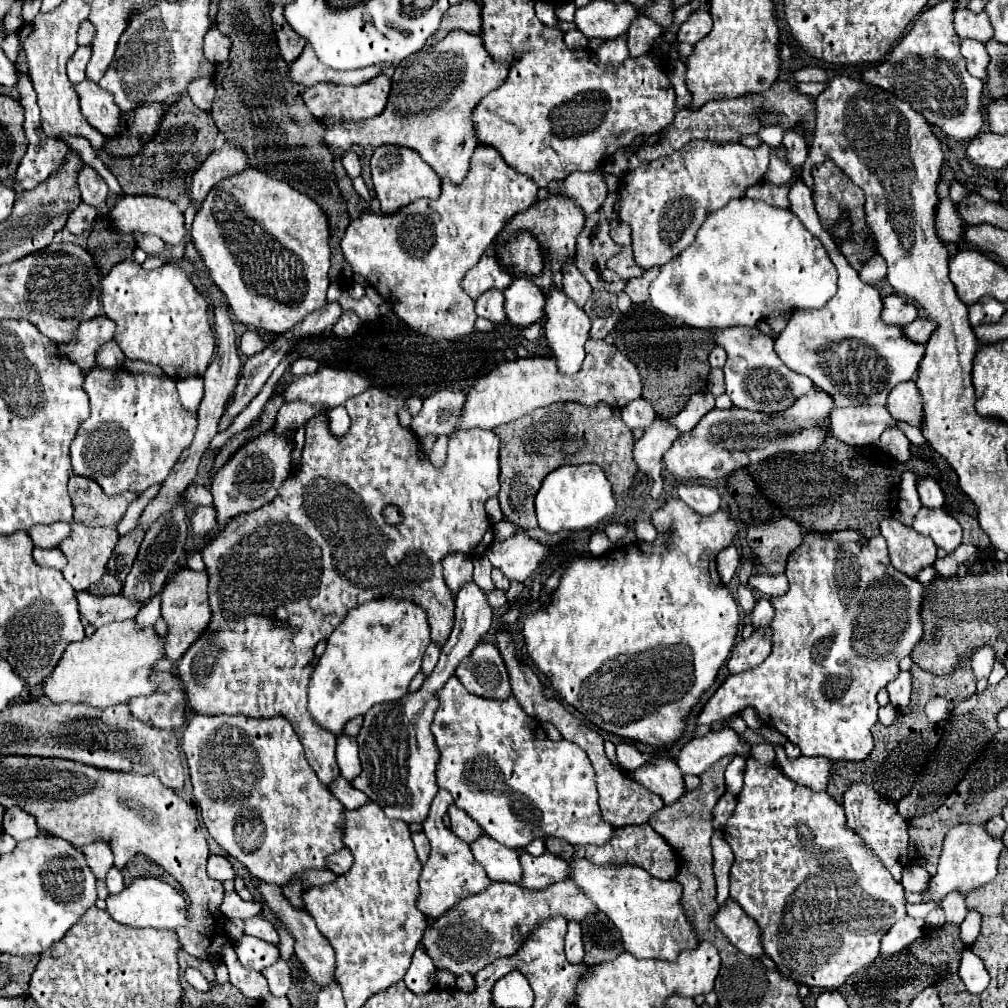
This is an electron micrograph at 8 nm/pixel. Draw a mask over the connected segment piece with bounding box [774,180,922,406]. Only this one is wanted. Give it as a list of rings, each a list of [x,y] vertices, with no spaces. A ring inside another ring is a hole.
[[[796,180],[790,188],[790,210],[828,250],[838,272],[838,292],[820,310],[792,312],[786,328],[774,340],[774,350],[790,370],[808,376],[820,390],[830,394],[836,406],[886,404],[888,392],[898,382],[914,378],[918,360],[922,358],[922,344],[906,340],[902,328],[888,326],[880,320],[880,292],[864,284],[858,272],[848,264],[838,244],[822,226],[812,202],[812,192],[802,180]]]

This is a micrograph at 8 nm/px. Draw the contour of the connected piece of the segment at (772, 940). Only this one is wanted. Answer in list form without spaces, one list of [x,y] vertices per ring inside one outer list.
[[[722,728],[690,740],[678,754],[678,766],[683,775],[699,776],[716,761],[732,754],[746,760],[746,772],[738,804],[724,826],[724,840],[734,852],[730,894],[762,928],[766,954],[776,962],[782,976],[810,988],[840,988],[846,976],[878,956],[880,938],[894,922],[906,916],[904,886],[892,880],[880,860],[848,828],[842,806],[828,792],[810,792],[810,788],[786,778],[776,764],[758,764],[750,756],[750,744],[736,730]]]

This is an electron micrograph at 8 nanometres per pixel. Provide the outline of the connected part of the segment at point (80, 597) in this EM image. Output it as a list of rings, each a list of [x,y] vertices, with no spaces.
[[[86,590],[76,592],[78,610],[84,622],[92,624],[94,628],[100,628],[114,620],[128,620],[134,618],[136,612],[142,608],[142,604],[134,604],[134,600],[126,600],[120,594],[116,596],[94,596]]]

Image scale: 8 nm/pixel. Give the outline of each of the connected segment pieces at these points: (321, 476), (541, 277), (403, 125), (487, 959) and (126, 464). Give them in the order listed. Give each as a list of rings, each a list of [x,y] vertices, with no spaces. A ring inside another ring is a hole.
[[[370,386],[368,390],[364,390],[358,396],[352,396],[346,402],[346,410],[348,410],[352,422],[350,422],[350,428],[348,428],[348,432],[344,436],[334,436],[330,432],[328,412],[326,410],[318,412],[314,418],[310,418],[306,422],[306,426],[304,426],[306,444],[304,444],[304,452],[302,452],[300,470],[294,470],[288,476],[286,484],[282,484],[282,488],[278,490],[278,496],[270,504],[262,506],[260,510],[234,516],[230,520],[230,524],[226,524],[226,528],[202,550],[206,572],[208,572],[208,578],[210,578],[208,580],[208,602],[210,602],[212,618],[210,618],[208,628],[202,632],[202,636],[176,662],[178,676],[180,676],[180,680],[182,680],[184,688],[186,688],[188,704],[196,714],[208,714],[208,716],[214,716],[214,714],[244,714],[244,716],[250,716],[250,718],[272,718],[272,716],[286,718],[294,726],[294,730],[296,730],[296,734],[298,734],[298,738],[300,738],[300,742],[304,746],[304,754],[306,754],[308,764],[312,766],[312,770],[316,772],[318,780],[324,786],[330,786],[336,780],[336,776],[340,774],[340,770],[338,770],[338,764],[336,764],[336,758],[334,758],[334,748],[336,748],[334,736],[330,736],[330,732],[322,732],[322,728],[318,728],[310,720],[310,716],[306,716],[306,684],[308,684],[308,678],[310,678],[310,672],[312,672],[308,662],[314,656],[312,650],[314,650],[316,644],[320,640],[326,640],[332,634],[332,630],[344,620],[348,610],[352,610],[352,608],[356,608],[356,606],[360,606],[364,602],[378,600],[378,598],[400,598],[400,600],[410,600],[416,606],[420,606],[428,616],[432,640],[442,644],[446,640],[446,636],[450,634],[450,628],[454,624],[454,596],[450,594],[448,586],[444,584],[442,560],[444,560],[444,556],[450,556],[450,554],[456,554],[456,552],[469,556],[480,556],[480,554],[482,556],[488,550],[488,546],[492,544],[492,540],[494,540],[494,530],[492,530],[492,524],[488,522],[484,504],[486,504],[486,500],[490,496],[496,496],[498,490],[500,490],[500,460],[498,460],[500,458],[500,438],[492,430],[480,430],[480,428],[456,432],[454,436],[450,436],[450,442],[448,442],[446,466],[442,470],[434,470],[430,462],[418,458],[418,440],[416,440],[416,436],[408,428],[404,428],[400,424],[398,410],[402,406],[404,406],[404,398],[392,398],[386,390],[382,390],[378,386]],[[388,504],[398,506],[402,510],[402,514],[404,514],[404,520],[398,526],[390,526],[382,518],[382,508],[388,506]]]
[[[550,194],[546,200],[540,200],[538,204],[534,204],[534,208],[528,208],[526,212],[512,216],[502,228],[502,232],[498,234],[498,238],[494,240],[494,248],[498,244],[506,244],[510,236],[518,236],[518,232],[530,232],[538,240],[540,250],[544,254],[542,272],[538,276],[532,276],[530,280],[540,288],[544,296],[548,296],[552,286],[562,288],[562,278],[564,278],[562,266],[576,258],[576,240],[578,240],[578,232],[582,232],[582,226],[584,226],[582,210],[576,204],[570,204],[570,200],[562,200],[562,196],[558,194]]]
[[[454,30],[442,42],[424,46],[396,66],[388,104],[380,116],[328,126],[324,142],[334,154],[342,154],[354,144],[406,146],[416,150],[440,178],[460,184],[478,146],[470,124],[470,112],[488,92],[496,90],[506,76],[508,64],[492,60],[488,52],[484,52],[480,36]]]
[[[572,880],[556,882],[538,892],[526,892],[516,884],[494,882],[480,896],[470,896],[470,900],[462,900],[458,908],[452,908],[446,916],[440,916],[434,928],[424,934],[422,946],[430,952],[436,968],[446,968],[456,976],[462,972],[474,974],[500,956],[516,954],[544,920],[564,916],[566,920],[582,922],[594,912],[598,912],[598,908]]]
[[[96,366],[86,376],[86,392],[90,398],[90,418],[84,420],[72,440],[72,466],[74,474],[92,478],[102,486],[106,494],[120,492],[144,492],[150,486],[162,484],[168,476],[174,460],[182,454],[182,448],[190,444],[196,428],[196,414],[190,416],[178,400],[178,392],[174,388],[172,378],[158,378],[152,374],[130,374],[124,368],[102,368]]]

